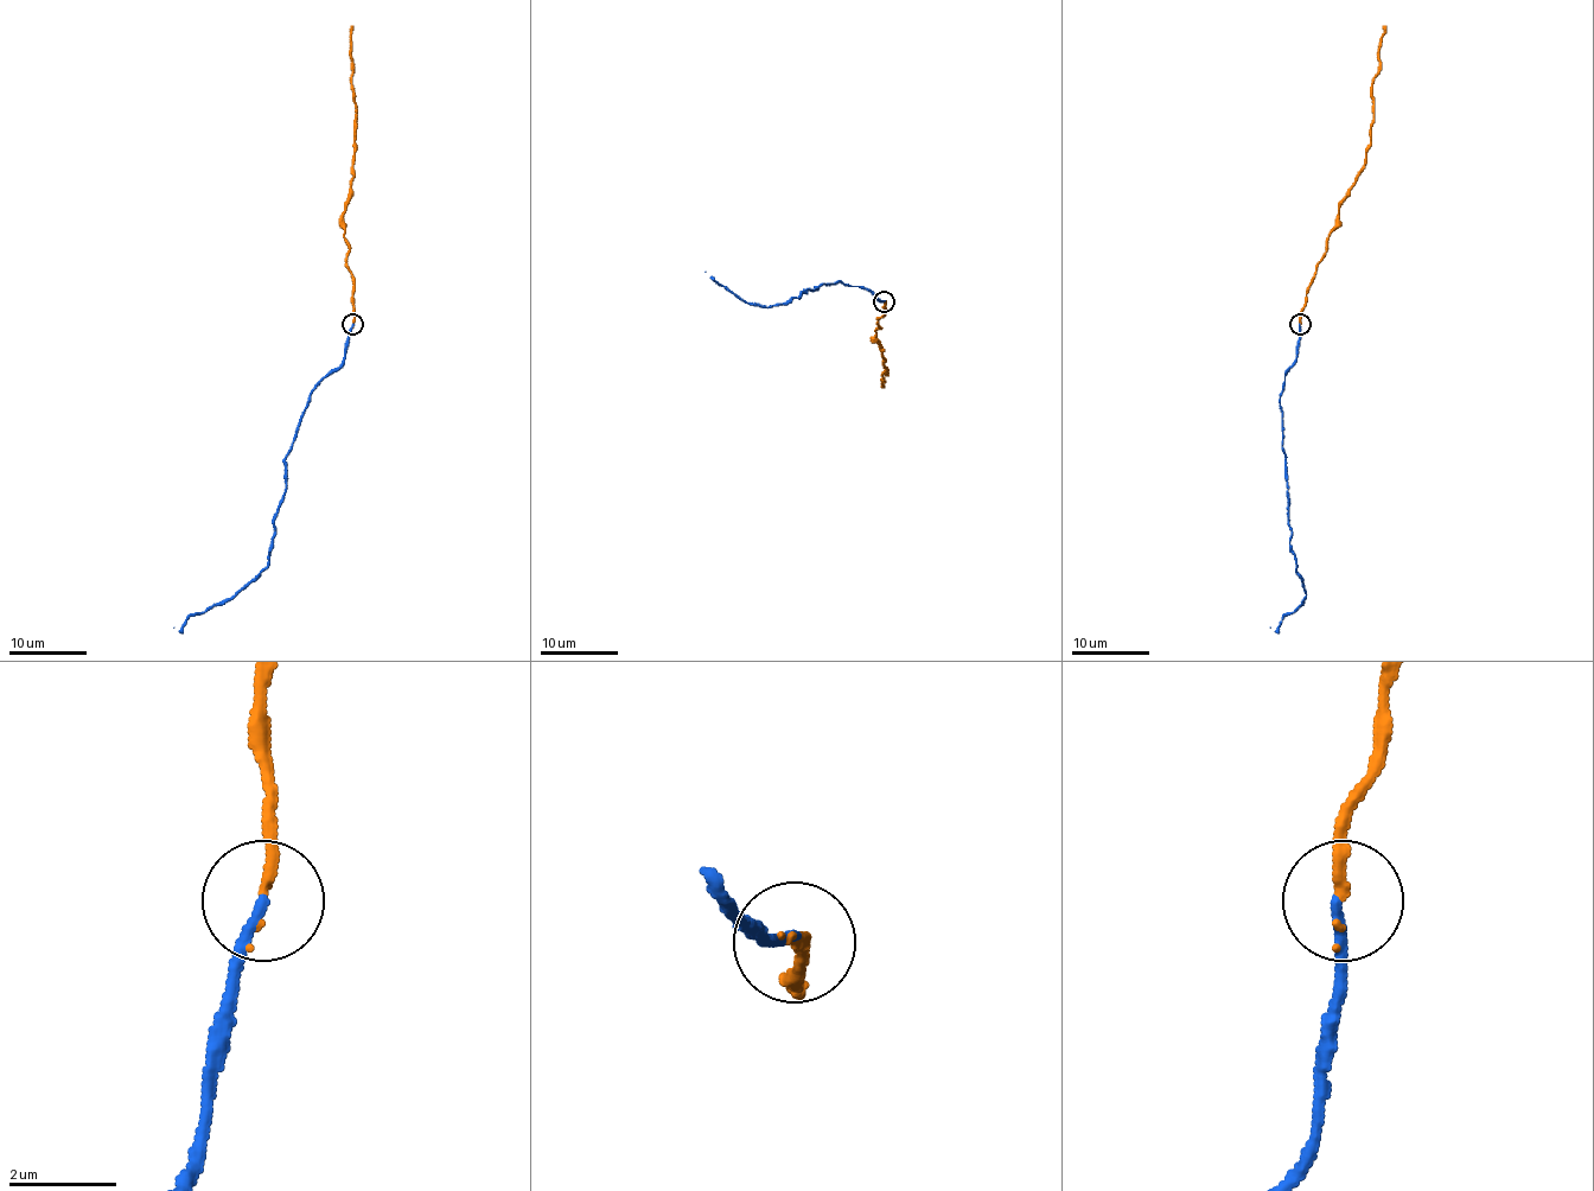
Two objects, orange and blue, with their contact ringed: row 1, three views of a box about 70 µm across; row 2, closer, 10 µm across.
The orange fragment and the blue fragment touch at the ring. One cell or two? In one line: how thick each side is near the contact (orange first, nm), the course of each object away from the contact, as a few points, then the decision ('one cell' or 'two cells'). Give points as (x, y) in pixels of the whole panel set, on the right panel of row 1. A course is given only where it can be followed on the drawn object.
calibres 220 and 190 nm; course orange (1300, 324), (1306, 291), (1337, 221), (1339, 202), (1364, 164), (1373, 118), (1371, 81), (1385, 26); course blue (1300, 324), (1295, 361), (1286, 370), (1280, 396), (1290, 548), (1306, 597), (1274, 631), (1270, 628); one cell

